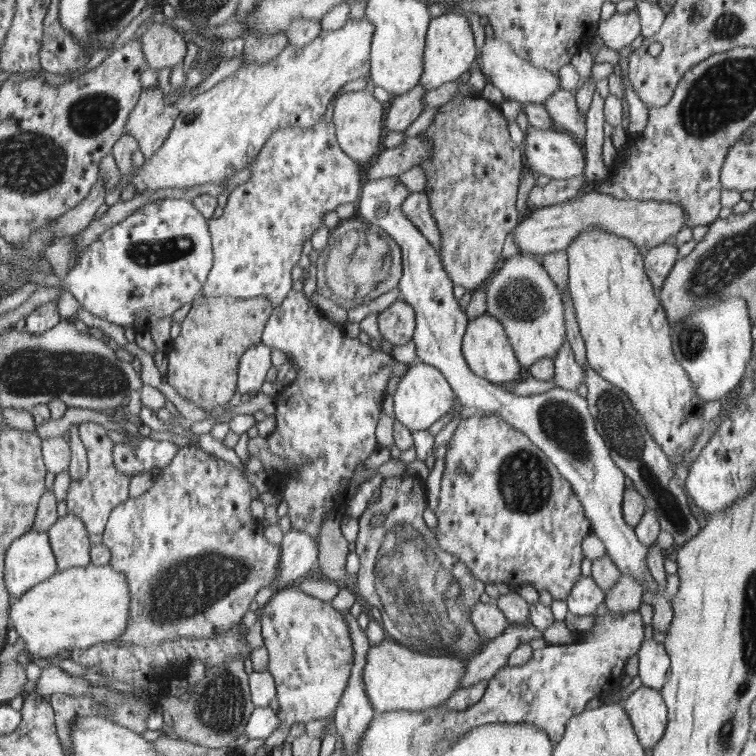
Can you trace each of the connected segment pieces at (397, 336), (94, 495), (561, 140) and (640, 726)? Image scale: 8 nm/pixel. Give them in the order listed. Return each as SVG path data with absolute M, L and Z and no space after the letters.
M401 298L378 315L378 328L384 340L395 346L408 344L413 340L415 313L410 304Z
M95 422L78 424L78 437L85 445L89 469L84 477L78 481L71 481L65 497L66 508L68 514L81 517L90 533L90 540L97 545L102 543L103 532L112 510L129 498L128 486L132 476L120 473L116 469L112 455L116 444L108 438L107 429L102 425Z
M529 125L524 131L523 150L526 151L526 162L530 171L536 176L546 175L550 179L567 180L584 175L588 163L581 142L557 130L540 129Z
M644 686L632 692L622 705L646 748L656 746L665 734L666 706L660 691Z

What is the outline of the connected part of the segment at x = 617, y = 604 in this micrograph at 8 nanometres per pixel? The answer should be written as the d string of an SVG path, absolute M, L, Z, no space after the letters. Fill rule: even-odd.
M621 574L620 580L606 592L606 600L599 613L626 614L626 612L638 610L643 603L644 586L636 578L626 576L626 574Z

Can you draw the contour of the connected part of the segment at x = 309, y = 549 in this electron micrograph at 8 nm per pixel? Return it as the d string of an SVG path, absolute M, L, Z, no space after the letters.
M290 529L283 534L281 542L281 572L276 580L279 590L294 586L308 577L317 566L319 544L312 535Z

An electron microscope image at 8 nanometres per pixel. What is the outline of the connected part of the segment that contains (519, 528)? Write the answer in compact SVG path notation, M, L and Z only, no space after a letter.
M477 413L462 419L446 448L434 527L442 548L461 557L484 584L530 584L539 593L548 592L552 598L565 601L581 578L582 540L593 534L593 523L570 481L524 432L500 416Z

